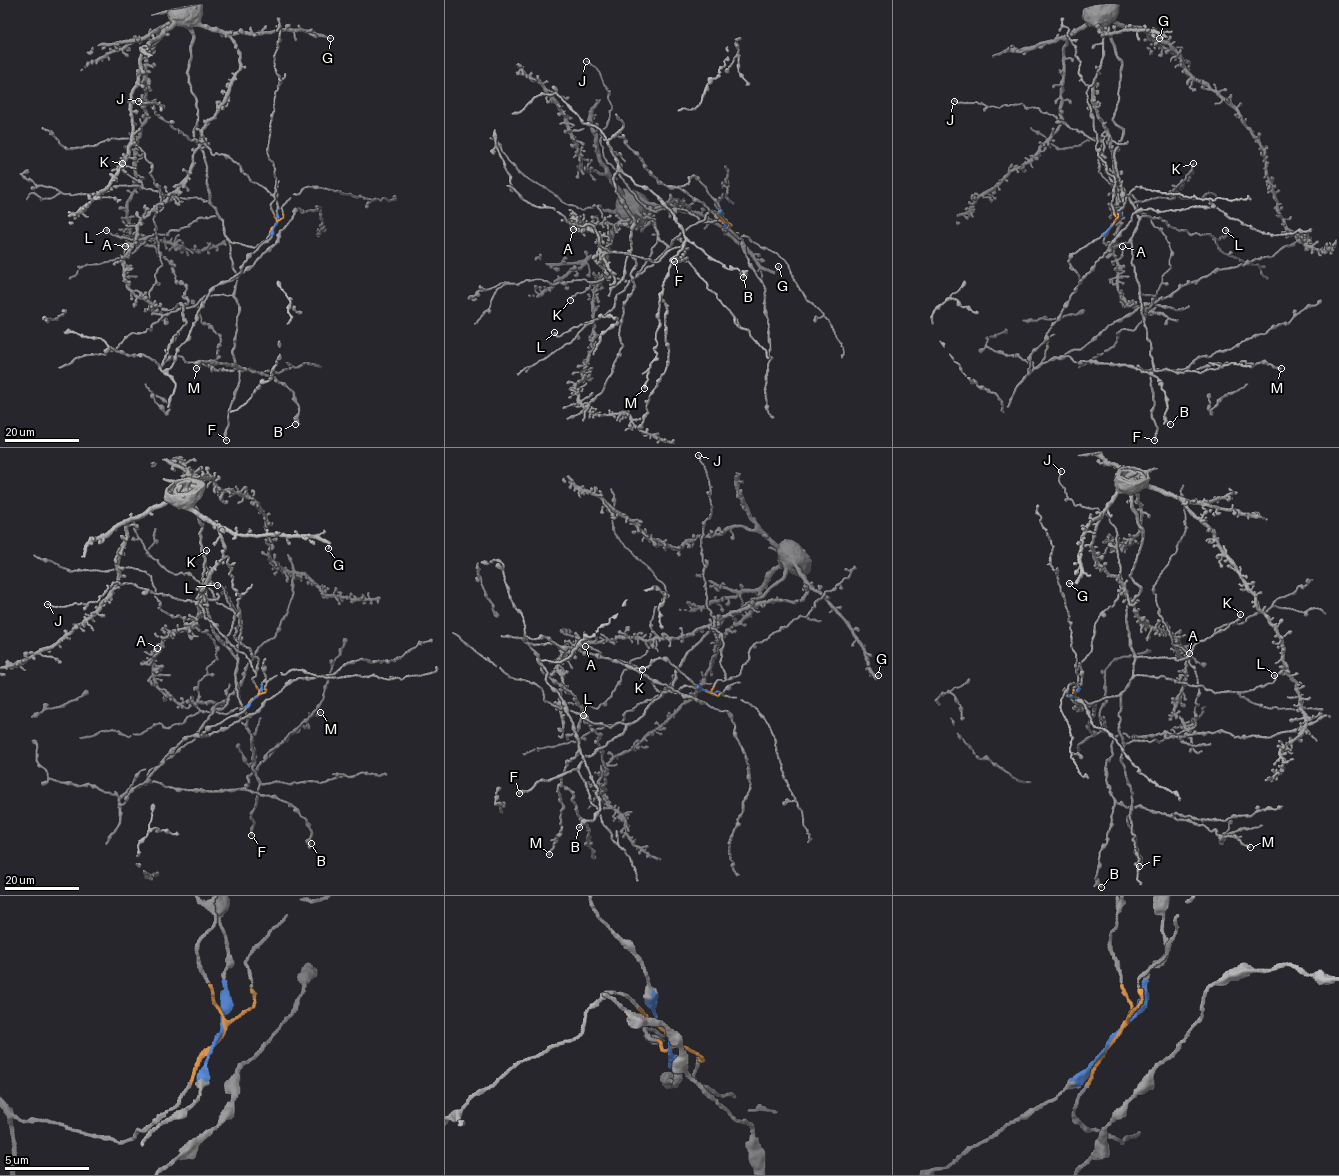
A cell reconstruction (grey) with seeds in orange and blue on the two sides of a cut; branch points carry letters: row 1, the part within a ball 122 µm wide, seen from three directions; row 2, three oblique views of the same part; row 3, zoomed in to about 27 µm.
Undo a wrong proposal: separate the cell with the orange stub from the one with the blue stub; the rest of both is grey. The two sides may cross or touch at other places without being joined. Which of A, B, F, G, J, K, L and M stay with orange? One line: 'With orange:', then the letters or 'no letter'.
With orange: A, F, G, J, K, L

